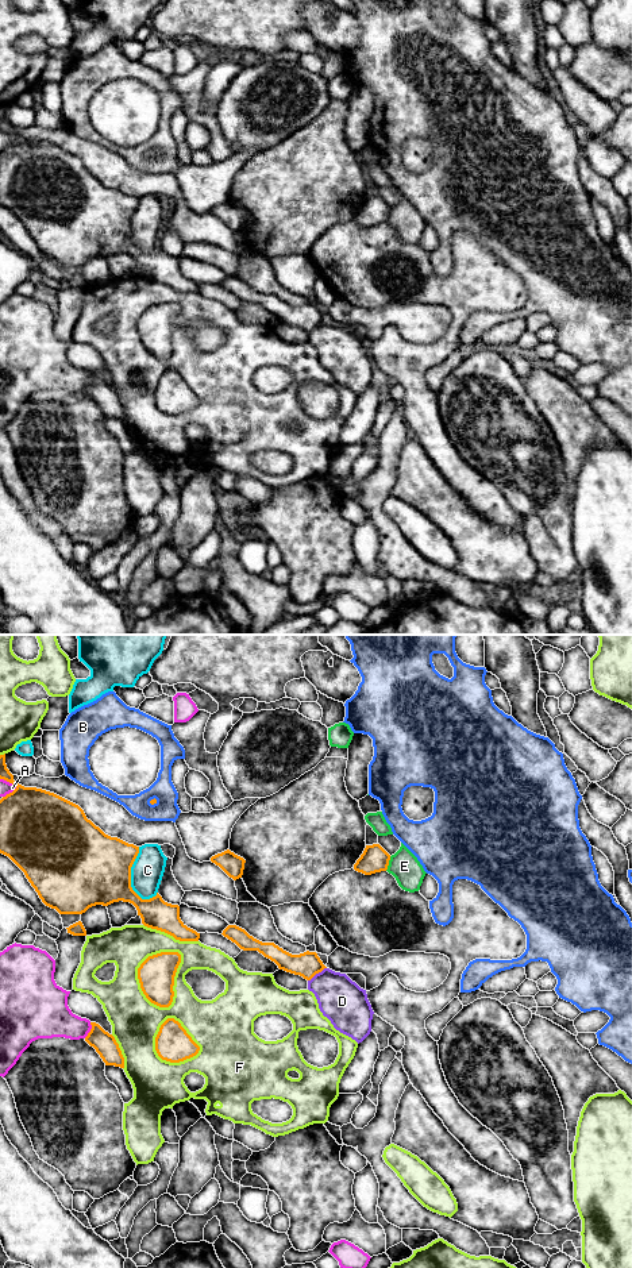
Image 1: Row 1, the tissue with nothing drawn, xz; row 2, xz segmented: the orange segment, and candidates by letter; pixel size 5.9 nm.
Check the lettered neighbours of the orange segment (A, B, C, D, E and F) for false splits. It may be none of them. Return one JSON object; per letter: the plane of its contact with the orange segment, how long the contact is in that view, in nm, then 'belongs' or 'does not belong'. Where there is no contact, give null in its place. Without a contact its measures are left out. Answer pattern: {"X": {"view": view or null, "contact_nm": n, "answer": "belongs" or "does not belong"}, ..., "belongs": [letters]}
{"A": {"view": "xz", "contact_nm": 120, "answer": "does not belong"}, "B": {"view": "xz", "contact_nm": 60, "answer": "does not belong"}, "C": {"view": "xz", "contact_nm": 320, "answer": "does not belong"}, "D": {"view": "xz", "contact_nm": 140, "answer": "does not belong"}, "E": {"view": "xz", "contact_nm": 90, "answer": "does not belong"}, "F": {"view": "xz", "contact_nm": 360, "answer": "does not belong"}, "belongs": []}

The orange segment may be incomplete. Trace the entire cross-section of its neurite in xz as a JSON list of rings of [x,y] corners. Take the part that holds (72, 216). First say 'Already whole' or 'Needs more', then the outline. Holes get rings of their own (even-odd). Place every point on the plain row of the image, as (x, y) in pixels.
Already whole. [[[5,105],[0,107],[0,131],[16,139],[0,151],[0,205],[24,224],[46,258],[59,266],[82,266],[96,257],[130,254],[144,278],[180,293],[199,293],[200,285],[181,273],[178,257],[165,254],[158,244],[150,251],[142,251],[132,242],[131,219],[139,199],[105,186],[86,170],[78,157],[54,144],[16,135],[7,120]]]

